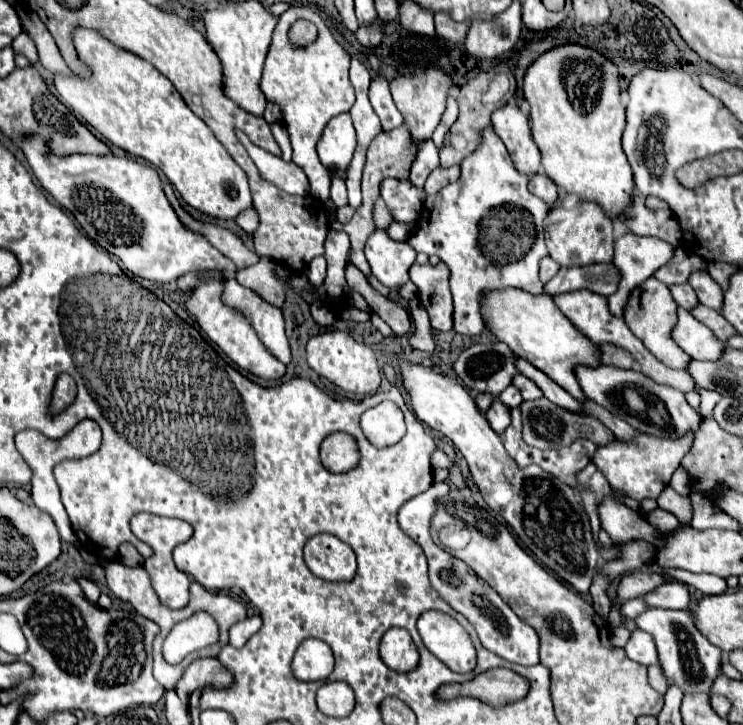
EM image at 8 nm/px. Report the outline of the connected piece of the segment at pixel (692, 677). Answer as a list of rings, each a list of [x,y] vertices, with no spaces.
[[[647,608],[635,618],[637,626],[649,632],[657,644],[659,662],[663,674],[677,684],[683,692],[709,692],[709,686],[719,674],[721,650],[713,646],[695,626],[693,612],[689,610],[667,610],[667,608]]]

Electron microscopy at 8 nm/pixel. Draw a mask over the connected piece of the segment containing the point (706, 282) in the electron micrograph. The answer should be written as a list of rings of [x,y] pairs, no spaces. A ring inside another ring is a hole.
[[[695,270],[691,272],[689,280],[691,288],[697,292],[699,296],[699,302],[713,308],[713,310],[721,310],[721,304],[723,304],[723,290],[721,286],[709,276],[709,272],[705,270]]]

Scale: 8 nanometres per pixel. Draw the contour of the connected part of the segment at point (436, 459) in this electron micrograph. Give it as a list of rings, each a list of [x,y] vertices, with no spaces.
[[[436,448],[436,450],[433,452],[431,456],[431,464],[433,468],[440,467],[449,469],[452,466],[453,462],[441,449]]]

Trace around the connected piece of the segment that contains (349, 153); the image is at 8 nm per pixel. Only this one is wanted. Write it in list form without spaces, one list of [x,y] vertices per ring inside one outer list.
[[[345,112],[331,118],[329,124],[325,126],[325,132],[317,144],[317,154],[325,168],[335,166],[337,168],[335,172],[343,176],[353,158],[355,144],[357,144],[355,128],[349,112]]]

